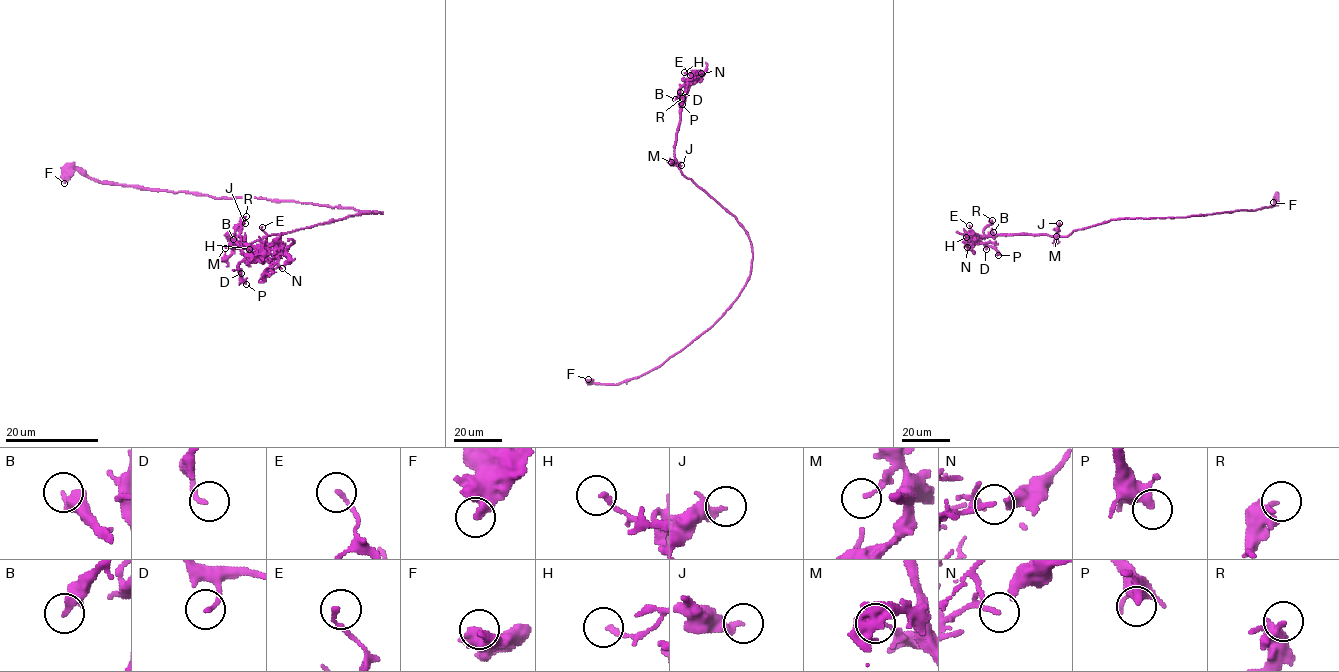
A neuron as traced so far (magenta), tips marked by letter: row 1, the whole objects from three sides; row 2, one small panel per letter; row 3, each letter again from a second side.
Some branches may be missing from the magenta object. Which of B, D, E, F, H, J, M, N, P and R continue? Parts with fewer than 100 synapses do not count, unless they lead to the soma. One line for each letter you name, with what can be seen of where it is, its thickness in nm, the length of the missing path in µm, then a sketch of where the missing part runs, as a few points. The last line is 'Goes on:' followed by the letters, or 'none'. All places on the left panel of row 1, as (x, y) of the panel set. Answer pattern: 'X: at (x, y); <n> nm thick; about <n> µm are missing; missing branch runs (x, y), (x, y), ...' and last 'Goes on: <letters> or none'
Goes on: none

